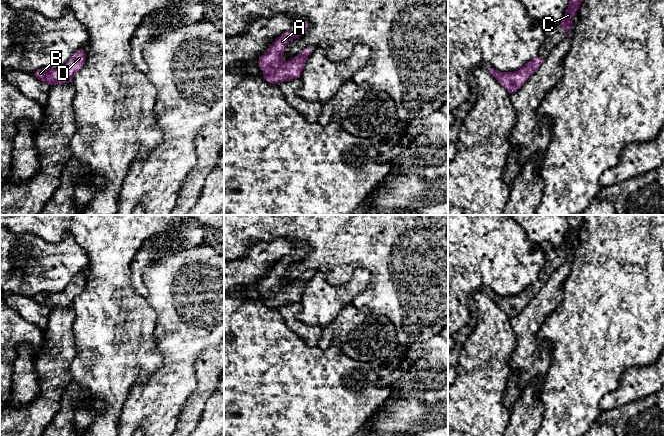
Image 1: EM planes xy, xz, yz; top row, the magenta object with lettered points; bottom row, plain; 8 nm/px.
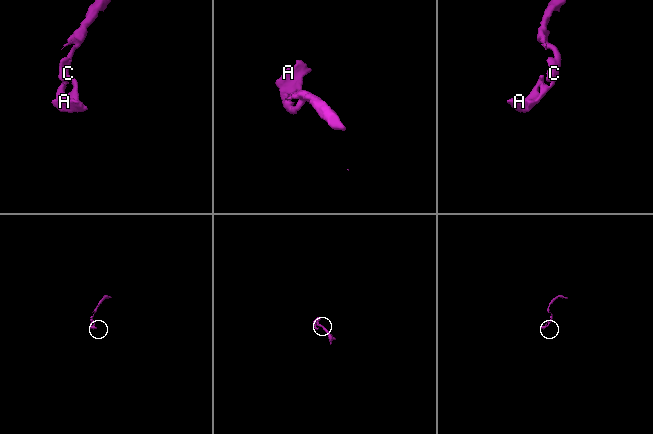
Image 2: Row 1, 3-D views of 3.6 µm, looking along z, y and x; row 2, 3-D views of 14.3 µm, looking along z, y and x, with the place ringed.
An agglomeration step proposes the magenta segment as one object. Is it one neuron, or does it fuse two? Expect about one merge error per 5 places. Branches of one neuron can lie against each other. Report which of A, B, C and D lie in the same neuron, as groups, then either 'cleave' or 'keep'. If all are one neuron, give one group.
A B C D | keep

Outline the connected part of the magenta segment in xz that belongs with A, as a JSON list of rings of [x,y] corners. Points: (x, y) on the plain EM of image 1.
[[[297,242],[296,251],[292,255],[286,255],[278,260],[268,271],[266,277],[258,282],[258,290],[262,294],[263,302],[267,307],[279,309],[281,306],[300,303],[313,272],[305,271],[299,279],[288,286],[282,284],[288,266],[300,262],[308,253],[309,246],[306,243]]]

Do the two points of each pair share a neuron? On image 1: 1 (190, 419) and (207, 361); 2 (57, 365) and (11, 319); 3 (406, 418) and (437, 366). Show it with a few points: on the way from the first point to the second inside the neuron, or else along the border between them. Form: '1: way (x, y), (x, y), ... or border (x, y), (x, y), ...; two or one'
1: way (195, 405), (207, 386), (207, 375); one
2: border (44, 331), (46, 346), (38, 356); two
3: way (419, 405), (437, 387), (437, 379); one

